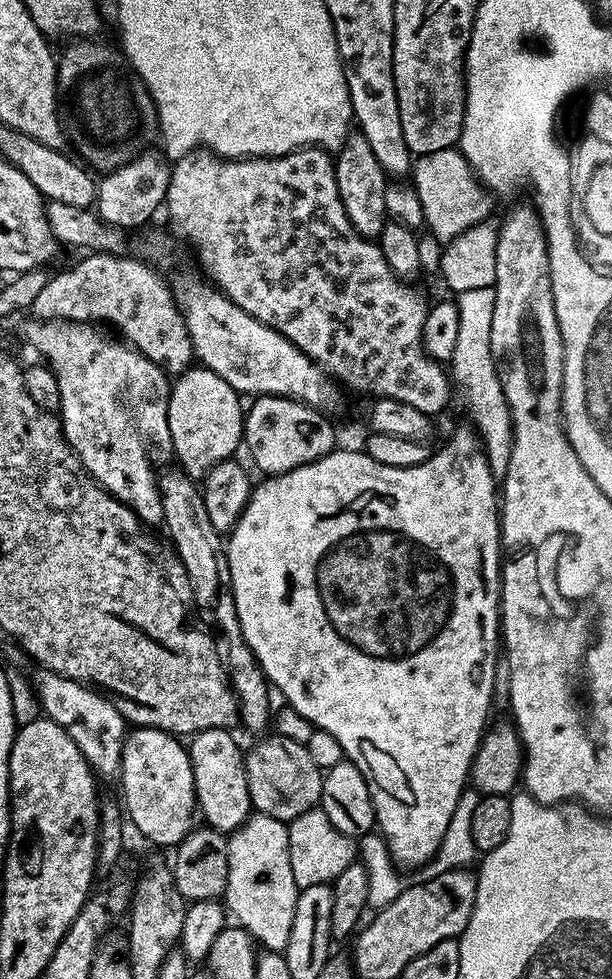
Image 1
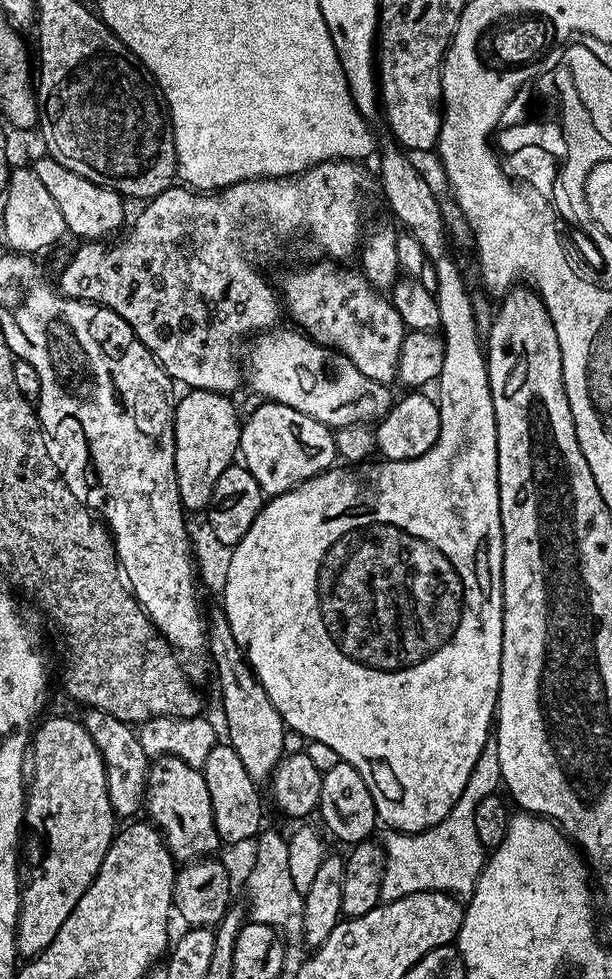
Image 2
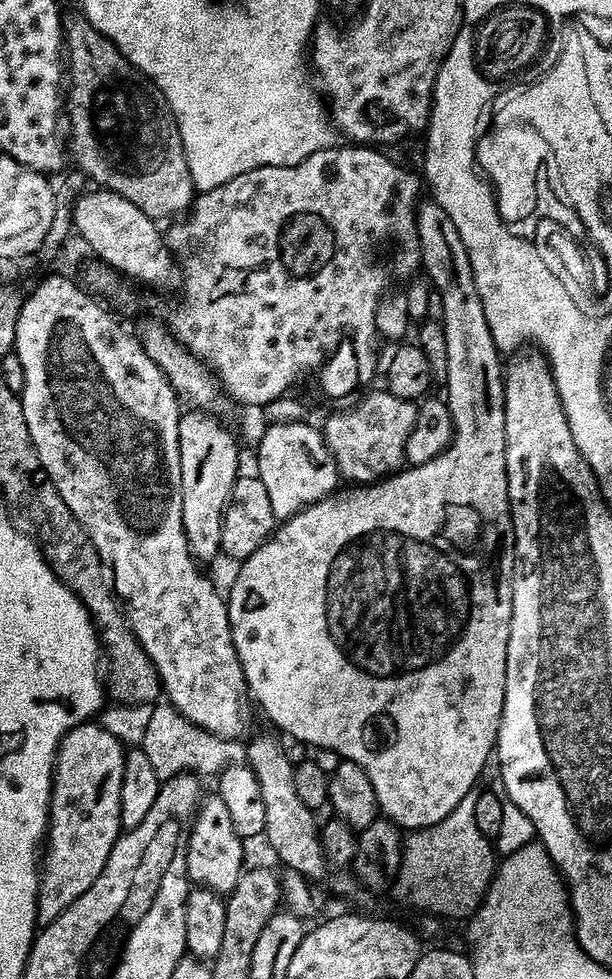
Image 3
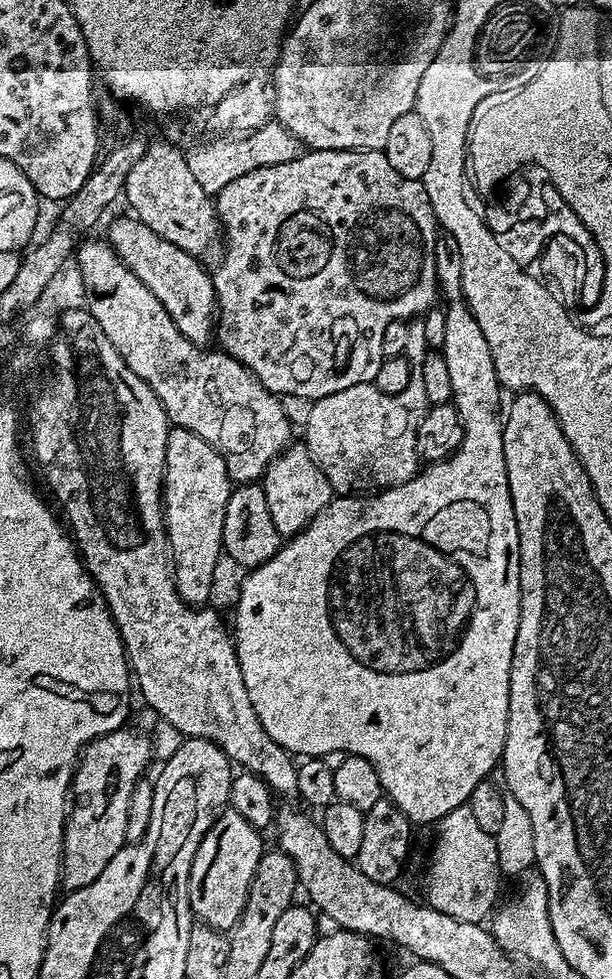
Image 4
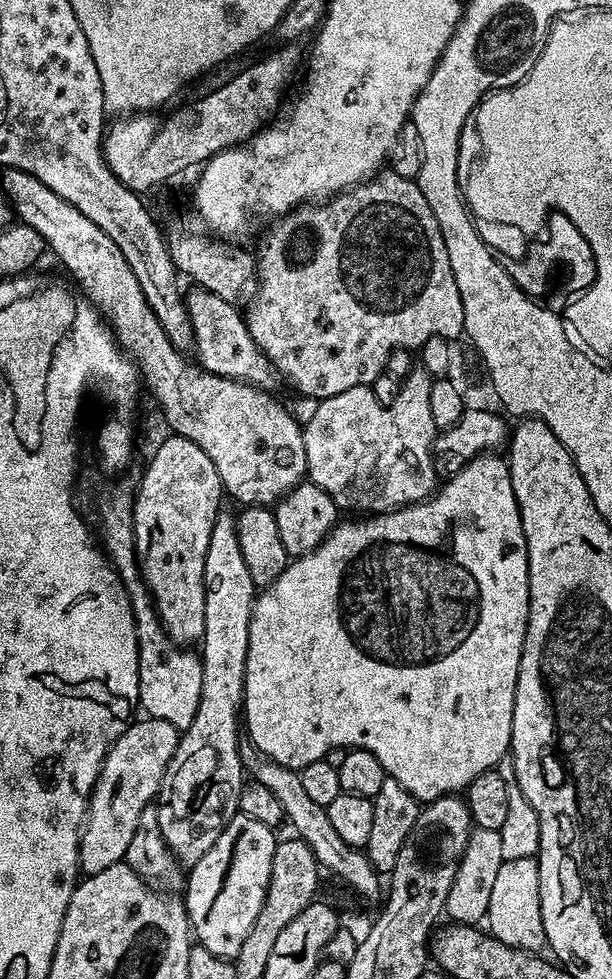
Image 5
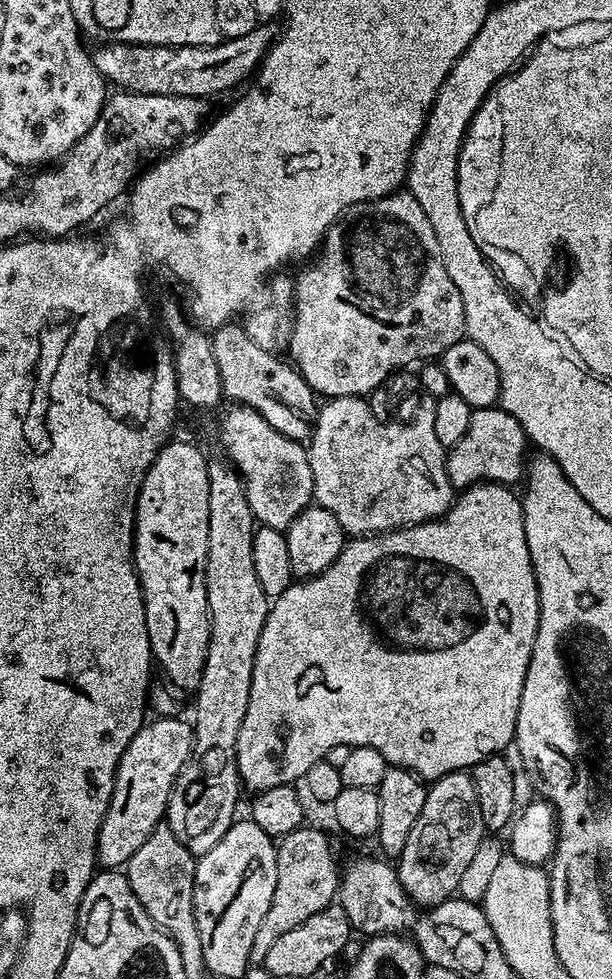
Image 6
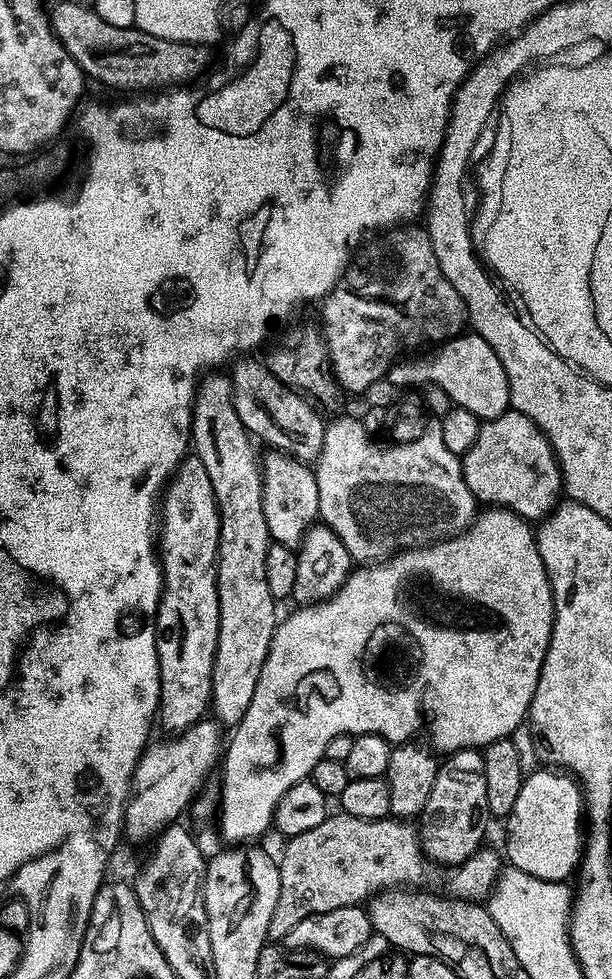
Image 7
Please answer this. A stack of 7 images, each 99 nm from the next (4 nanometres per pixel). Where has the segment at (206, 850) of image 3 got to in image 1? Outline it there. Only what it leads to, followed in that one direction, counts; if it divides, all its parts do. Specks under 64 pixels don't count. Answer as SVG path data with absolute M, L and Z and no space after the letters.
M133 727L124 737L118 785L124 791L122 808L132 824L152 844L181 844L198 824L194 770L188 749L171 732Z

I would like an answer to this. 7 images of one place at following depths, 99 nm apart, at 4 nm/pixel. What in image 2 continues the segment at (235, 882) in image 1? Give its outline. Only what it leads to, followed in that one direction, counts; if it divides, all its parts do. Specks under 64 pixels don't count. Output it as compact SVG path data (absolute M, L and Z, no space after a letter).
M265 829L257 837L257 863L244 887L250 902L248 914L253 923L270 925L292 945L303 939L304 900L303 893L297 891L289 878L289 848L287 839L278 833Z

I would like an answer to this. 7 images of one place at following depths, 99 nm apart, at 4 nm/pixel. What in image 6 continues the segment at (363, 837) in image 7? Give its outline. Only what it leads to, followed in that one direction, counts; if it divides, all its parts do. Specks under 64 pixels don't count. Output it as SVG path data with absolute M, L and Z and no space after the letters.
M302 826L298 830L286 834L276 844L276 889L274 890L274 898L270 902L270 910L266 910L266 918L262 918L262 926L258 926L258 934L254 934L252 955L257 961L264 961L266 950L270 950L270 946L274 946L274 942L278 938L282 938L282 934L286 934L286 930L290 930L294 926L302 926L302 922L306 922L306 918L314 918L314 914L326 910L337 899L342 872L338 864L336 868L336 860L332 857L332 848L328 845L328 836L324 832L319 832L316 828L308 827Z

